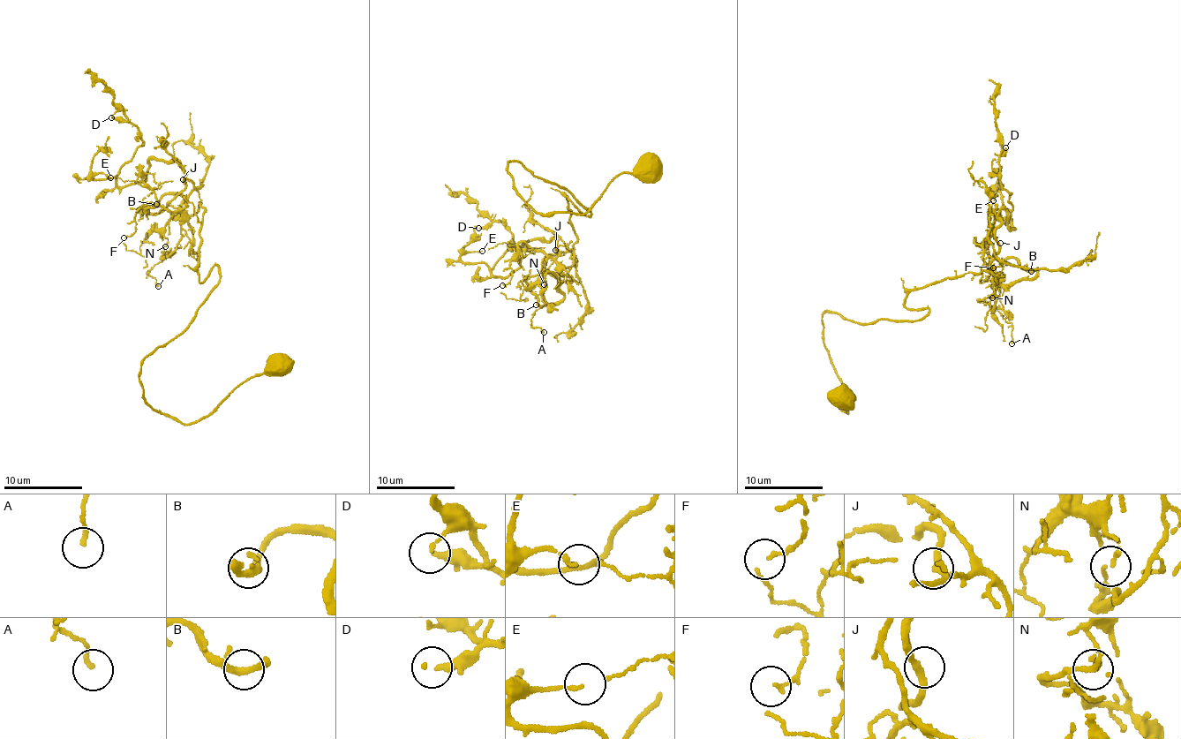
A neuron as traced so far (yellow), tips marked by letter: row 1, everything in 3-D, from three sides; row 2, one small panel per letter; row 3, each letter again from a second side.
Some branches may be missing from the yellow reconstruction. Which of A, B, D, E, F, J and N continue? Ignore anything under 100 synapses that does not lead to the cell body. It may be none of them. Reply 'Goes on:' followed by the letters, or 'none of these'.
Goes on: none of these

